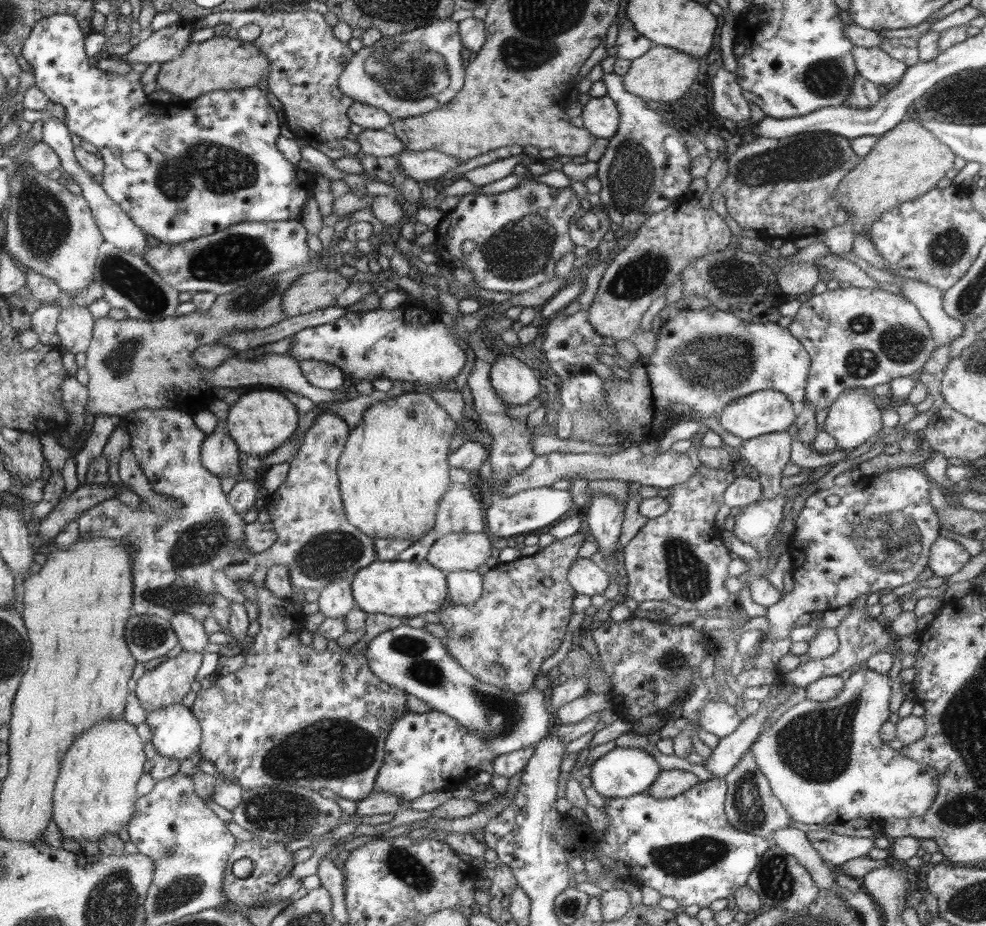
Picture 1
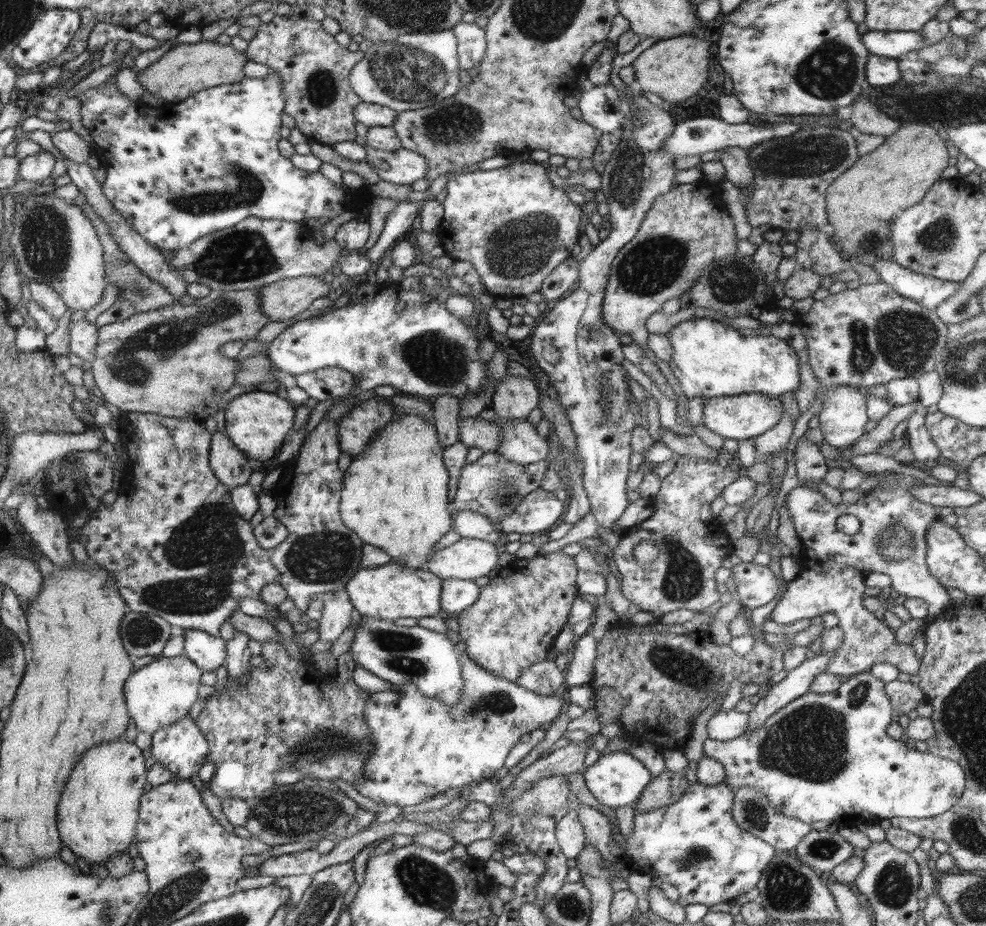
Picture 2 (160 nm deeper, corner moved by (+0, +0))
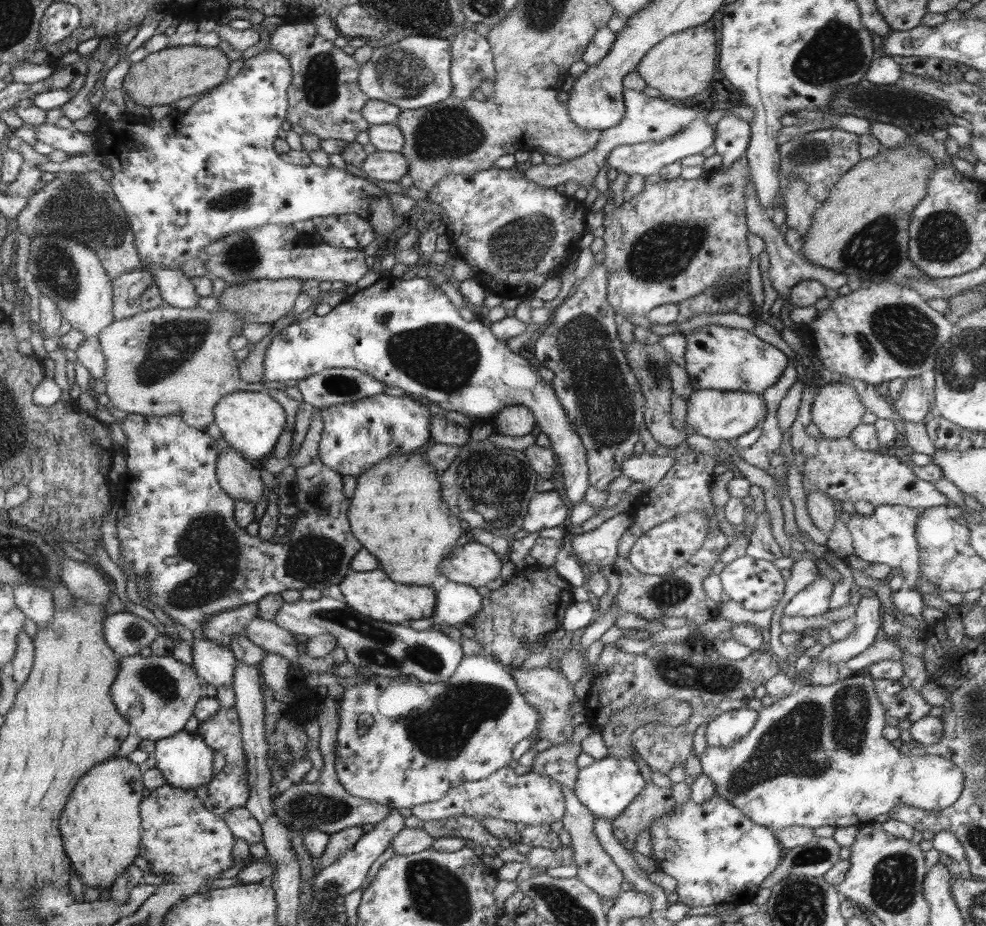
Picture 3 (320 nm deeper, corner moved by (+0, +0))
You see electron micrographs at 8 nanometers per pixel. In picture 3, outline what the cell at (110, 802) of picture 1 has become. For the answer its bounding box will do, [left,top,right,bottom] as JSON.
[60,757,144,892]

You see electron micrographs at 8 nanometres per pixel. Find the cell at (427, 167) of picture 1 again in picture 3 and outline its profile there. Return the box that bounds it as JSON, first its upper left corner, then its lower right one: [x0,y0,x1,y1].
[362,150,410,183]

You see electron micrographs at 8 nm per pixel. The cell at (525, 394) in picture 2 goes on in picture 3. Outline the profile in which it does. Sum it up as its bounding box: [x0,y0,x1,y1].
[492,405,535,437]

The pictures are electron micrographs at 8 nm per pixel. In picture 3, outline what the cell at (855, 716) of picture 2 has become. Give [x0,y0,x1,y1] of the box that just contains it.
[699,672,966,831]

